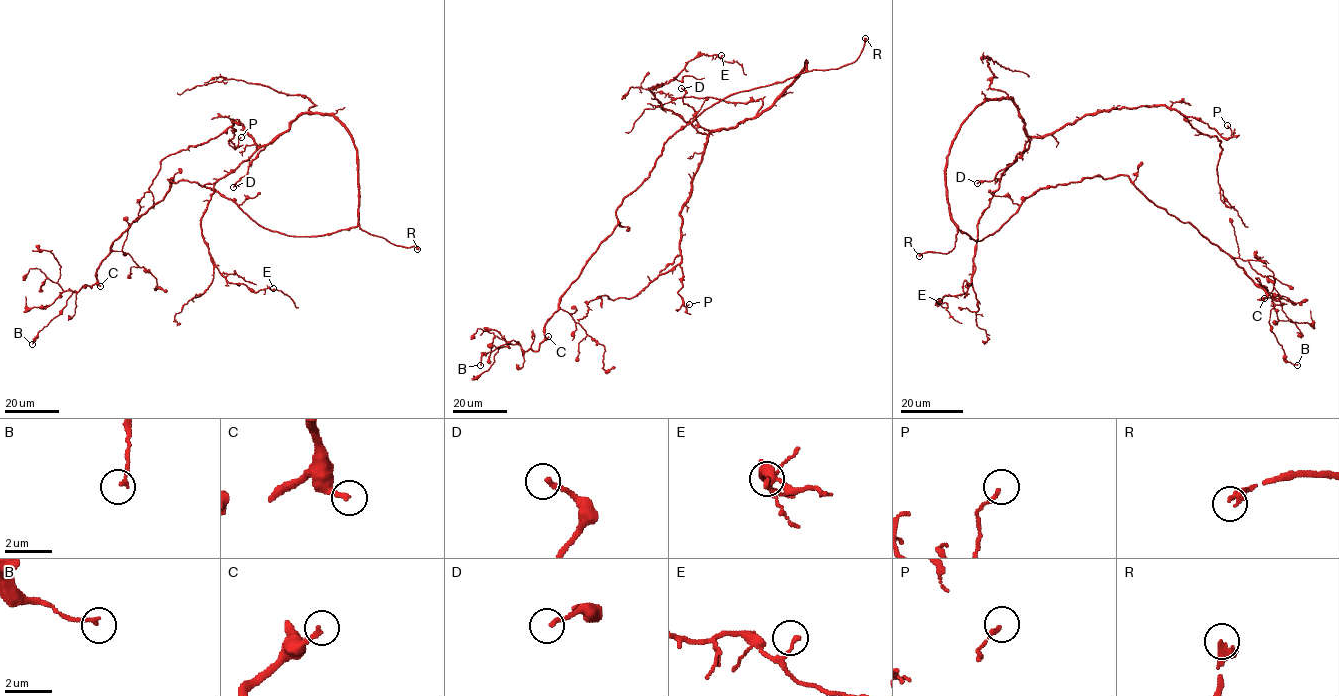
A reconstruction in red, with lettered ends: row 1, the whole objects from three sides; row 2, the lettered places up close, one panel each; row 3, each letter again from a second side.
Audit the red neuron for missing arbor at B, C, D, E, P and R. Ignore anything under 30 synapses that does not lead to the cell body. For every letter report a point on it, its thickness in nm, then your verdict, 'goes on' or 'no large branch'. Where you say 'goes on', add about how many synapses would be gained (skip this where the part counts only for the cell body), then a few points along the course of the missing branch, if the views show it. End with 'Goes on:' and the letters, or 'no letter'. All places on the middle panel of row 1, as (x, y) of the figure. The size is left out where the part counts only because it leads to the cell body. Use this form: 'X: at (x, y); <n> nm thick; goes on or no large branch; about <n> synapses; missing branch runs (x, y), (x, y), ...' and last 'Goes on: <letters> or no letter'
B: at (480, 365); 140 nm thick; no large branch
C: at (548, 336); 220 nm thick; goes on; about 40 synapses; missing branch runs (548, 336), (553, 342), (563, 341), (567, 351), (587, 341), (596, 355)
D: at (681, 88); 190 nm thick; no large branch
E: at (721, 55); 170 nm thick; no large branch
P: at (689, 304); 160 nm thick; no large branch
R: at (865, 38); 280 nm thick; goes on; missing branch runs (865, 38), (869, 23), (886, 16)
Goes on: C, R

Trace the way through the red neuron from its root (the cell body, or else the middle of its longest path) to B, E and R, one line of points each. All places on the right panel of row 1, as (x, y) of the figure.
B: (963, 233), (994, 233), (1042, 188), (1126, 175), (1281, 297), (1269, 324), (1297, 365)
E: (963, 233), (947, 197), (951, 143), (978, 106), (1012, 98), (1029, 146), (979, 221), (971, 284), (939, 301)
R: (963, 233), (957, 229), (955, 246), (948, 253), (926, 252), (919, 256)

